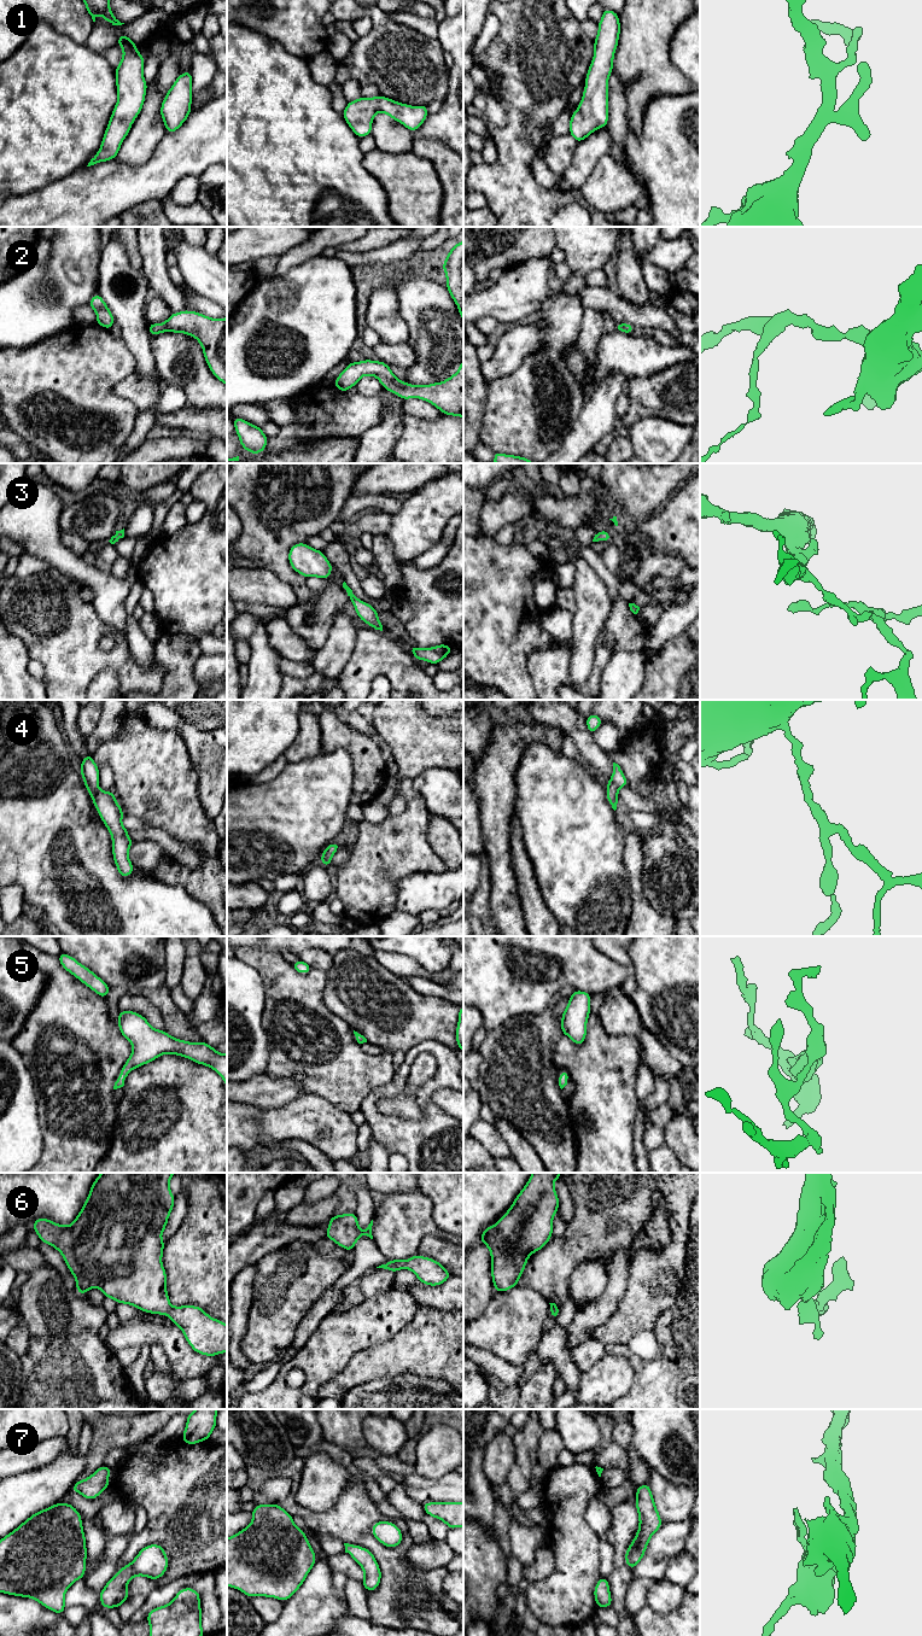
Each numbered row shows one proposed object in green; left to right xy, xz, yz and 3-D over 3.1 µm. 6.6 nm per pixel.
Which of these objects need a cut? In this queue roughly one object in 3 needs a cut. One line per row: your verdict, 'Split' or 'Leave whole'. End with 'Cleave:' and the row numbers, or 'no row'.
1: Leave whole
2: Leave whole
3: Leave whole
4: Leave whole
5: Leave whole
6: Leave whole
7: Leave whole
Cleave: no row

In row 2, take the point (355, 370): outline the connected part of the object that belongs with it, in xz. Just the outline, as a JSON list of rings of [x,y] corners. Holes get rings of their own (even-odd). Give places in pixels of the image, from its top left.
[[[463,358],[459,370],[442,382],[412,385],[403,382],[381,361],[363,360],[351,362],[339,374],[333,385],[343,392],[354,387],[362,376],[375,376],[383,387],[402,399],[420,398],[438,408],[442,414],[463,419]]]

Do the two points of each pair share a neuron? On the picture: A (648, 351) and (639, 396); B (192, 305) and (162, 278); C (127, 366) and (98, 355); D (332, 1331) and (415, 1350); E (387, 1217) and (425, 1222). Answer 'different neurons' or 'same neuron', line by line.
A: different neurons
B: different neurons
C: same neuron
D: different neurons
E: same neuron

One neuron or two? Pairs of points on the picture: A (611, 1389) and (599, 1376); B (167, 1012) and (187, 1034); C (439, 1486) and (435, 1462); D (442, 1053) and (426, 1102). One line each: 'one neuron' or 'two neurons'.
A: one neuron
B: one neuron
C: two neurons
D: one neuron

